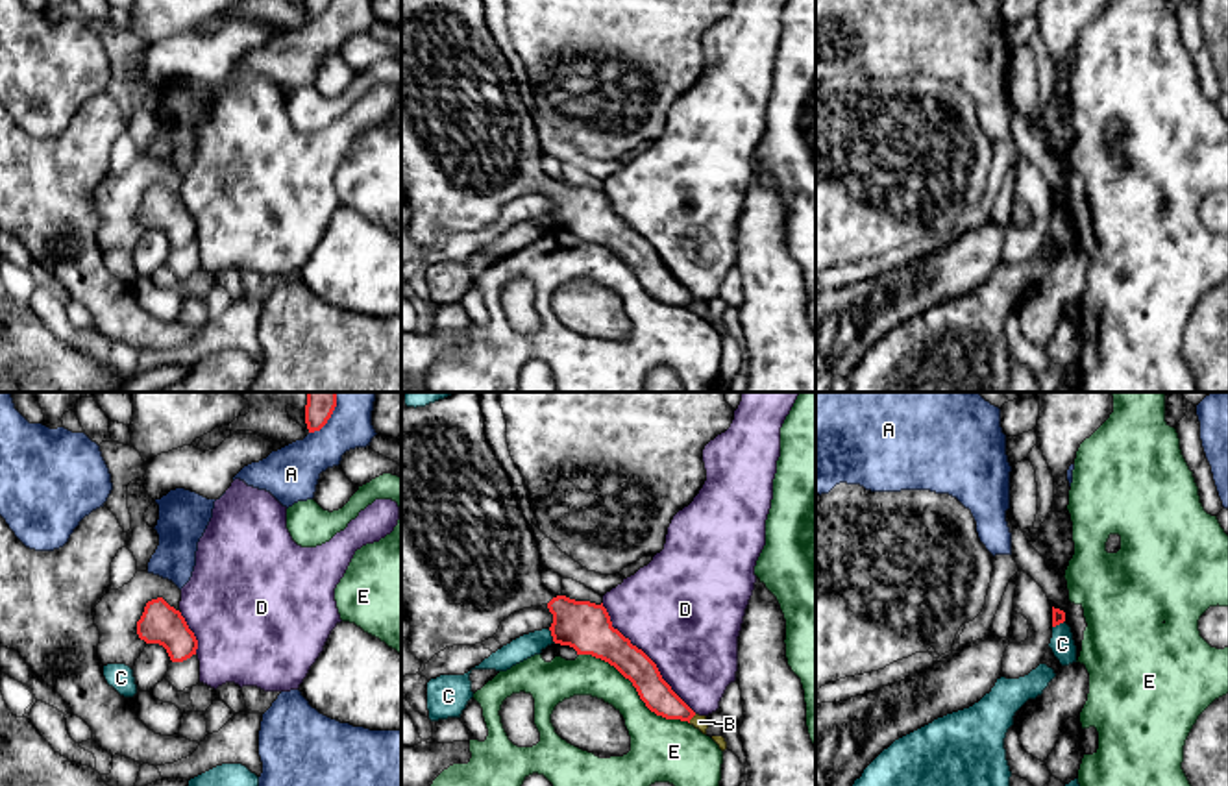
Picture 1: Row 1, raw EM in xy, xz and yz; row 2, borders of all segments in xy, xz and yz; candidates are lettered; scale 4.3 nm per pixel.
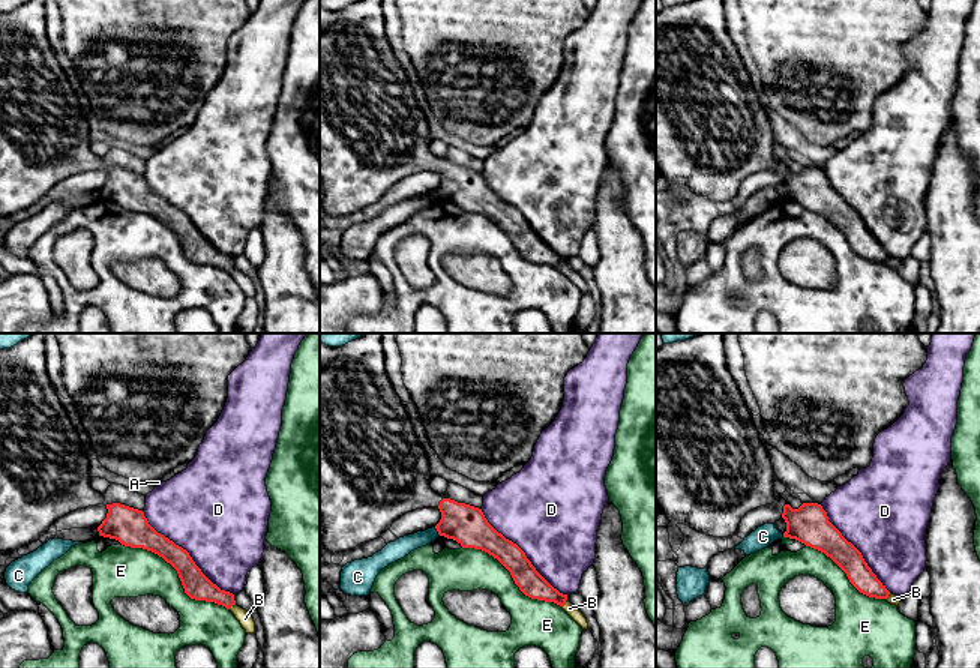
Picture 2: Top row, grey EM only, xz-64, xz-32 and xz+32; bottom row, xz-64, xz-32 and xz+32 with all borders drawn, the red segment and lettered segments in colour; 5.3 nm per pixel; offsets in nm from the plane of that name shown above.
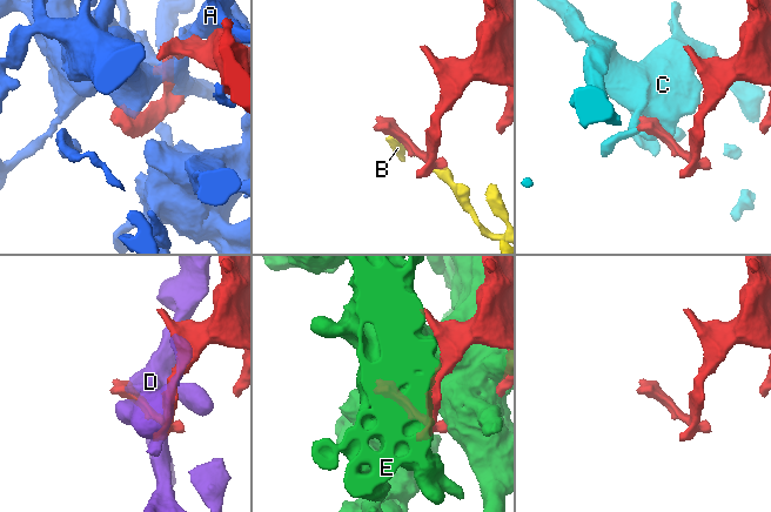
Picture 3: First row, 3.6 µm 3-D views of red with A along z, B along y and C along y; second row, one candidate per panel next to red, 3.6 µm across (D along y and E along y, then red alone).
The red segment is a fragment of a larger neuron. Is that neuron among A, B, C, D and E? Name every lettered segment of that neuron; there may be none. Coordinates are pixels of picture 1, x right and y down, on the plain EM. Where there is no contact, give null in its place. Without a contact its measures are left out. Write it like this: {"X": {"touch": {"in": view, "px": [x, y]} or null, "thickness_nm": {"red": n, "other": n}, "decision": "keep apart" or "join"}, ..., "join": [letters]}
{"A": {"touch": {"in": "xy", "px": [320, 13]}, "thickness_nm": {"red": 80, "other": 240}, "decision": "keep apart"}, "B": {"touch": {"in": "xz", "px": [692, 302]}, "thickness_nm": {"red": 140, "other": 60}, "decision": "keep apart"}, "C": {"touch": {"in": "xz", "px": [552, 221]}, "thickness_nm": {"red": 220, "other": 100}, "decision": "keep apart"}, "D": {"touch": {"in": "xz", "px": [648, 243]}, "thickness_nm": {"red": 170, "other": 500}, "decision": "keep apart"}, "E": {"touch": {"in": "xz", "px": [637, 276]}, "thickness_nm": {"red": 150, "other": 240}, "decision": "keep apart"}, "join": []}

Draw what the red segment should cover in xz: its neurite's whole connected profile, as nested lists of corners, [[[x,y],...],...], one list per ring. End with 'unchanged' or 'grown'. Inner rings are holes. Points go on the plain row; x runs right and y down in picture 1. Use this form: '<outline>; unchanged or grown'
[[[401,0],[401,200],[411,207],[411,239],[427,250],[446,233],[475,231],[494,224],[510,200],[546,190],[553,200],[549,216],[555,229],[608,248],[632,268],[651,298],[690,309],[695,298],[662,264],[657,250],[612,213],[603,189],[555,183],[542,168],[544,155],[533,111],[522,100],[510,65],[486,26],[485,2]]]; grown

